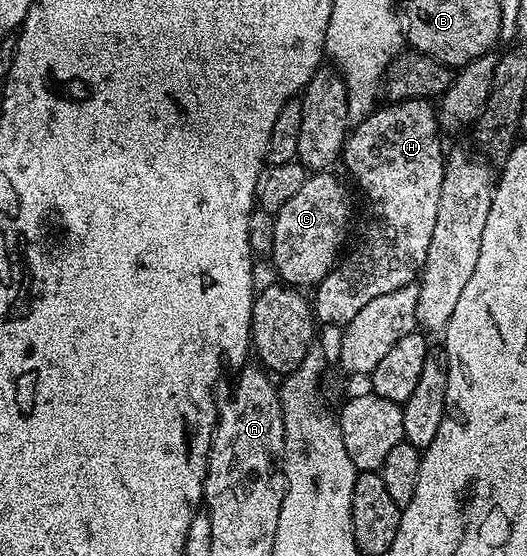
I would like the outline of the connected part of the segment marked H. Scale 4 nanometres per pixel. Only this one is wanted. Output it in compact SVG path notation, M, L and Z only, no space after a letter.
M428 99L398 100L386 103L369 113L350 131L343 149L343 164L357 179L363 195L369 199L369 208L373 213L365 224L365 233L357 244L357 249L349 257L338 259L320 284L316 285L317 297L311 303L316 319L325 324L344 326L371 302L382 294L391 294L403 286L418 279L424 259L427 258L427 246L434 233L436 214L438 213L440 187L443 185L446 153L441 152L439 131L439 112Z

